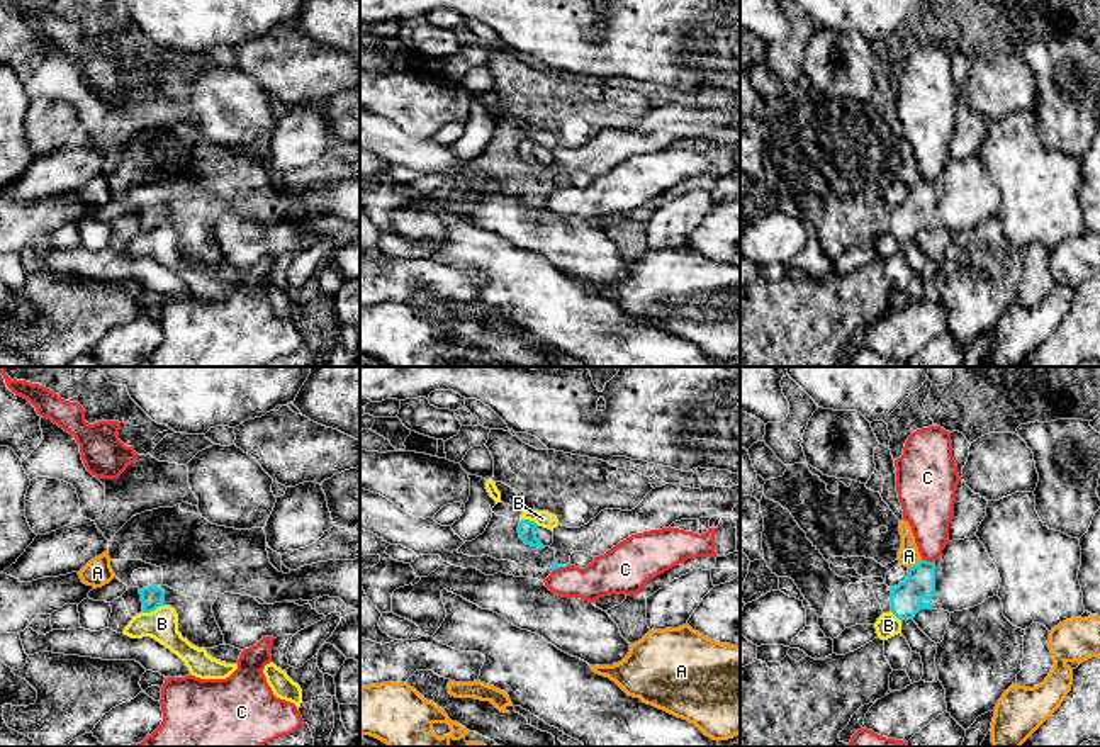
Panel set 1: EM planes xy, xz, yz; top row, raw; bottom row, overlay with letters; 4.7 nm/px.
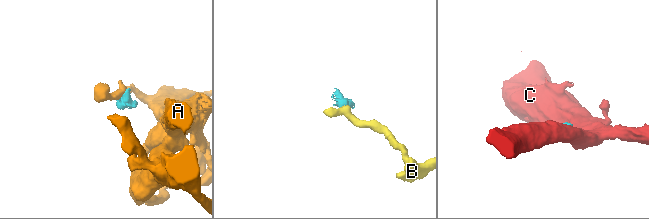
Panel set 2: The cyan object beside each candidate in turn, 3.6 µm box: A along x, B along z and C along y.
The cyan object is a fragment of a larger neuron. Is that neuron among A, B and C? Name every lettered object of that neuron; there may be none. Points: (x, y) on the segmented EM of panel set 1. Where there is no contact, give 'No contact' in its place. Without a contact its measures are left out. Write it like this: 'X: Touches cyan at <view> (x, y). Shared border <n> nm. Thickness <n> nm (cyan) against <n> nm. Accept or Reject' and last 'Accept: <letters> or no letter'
A: Touches cyan at yz (915, 564). Shared border 80 nm. Thickness 150 nm (cyan) against 100 nm. Reject
B: Touches cyan at xy (153, 610). Shared border 110 nm. Thickness 110 nm (cyan) against 150 nm. Reject
C: Touches cyan at yz (929, 562). Shared border 70 nm. Thickness 150 nm (cyan) against 240 nm. Reject
Accept: no letter

